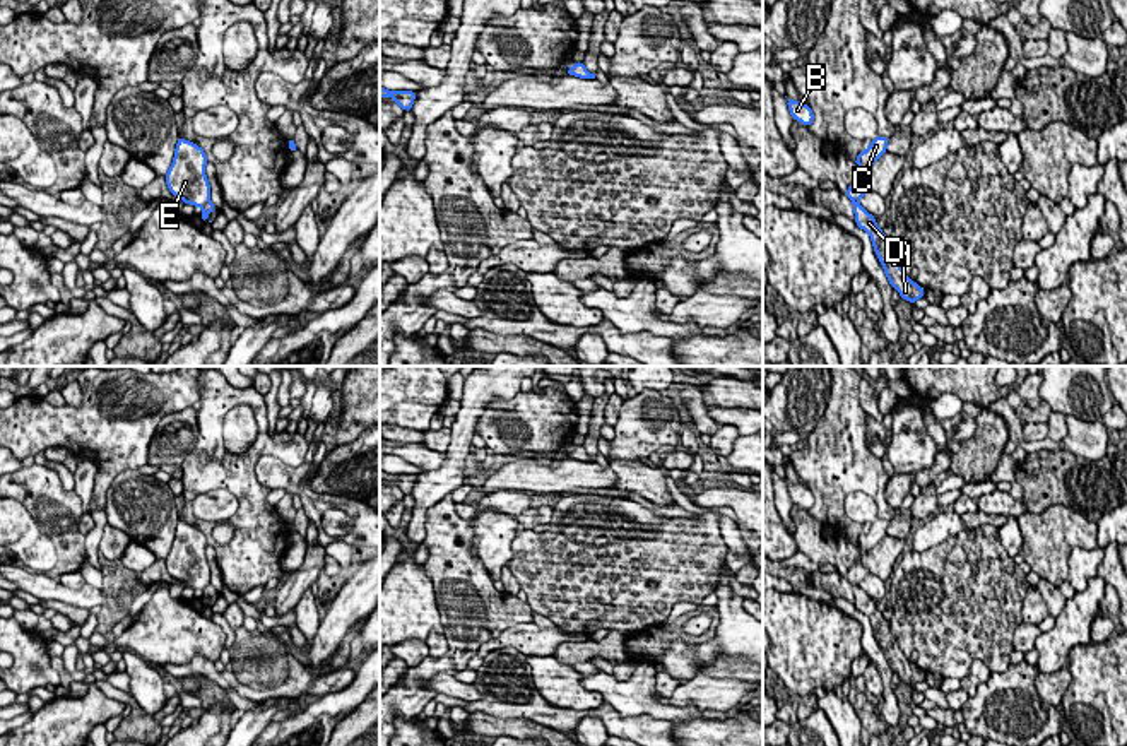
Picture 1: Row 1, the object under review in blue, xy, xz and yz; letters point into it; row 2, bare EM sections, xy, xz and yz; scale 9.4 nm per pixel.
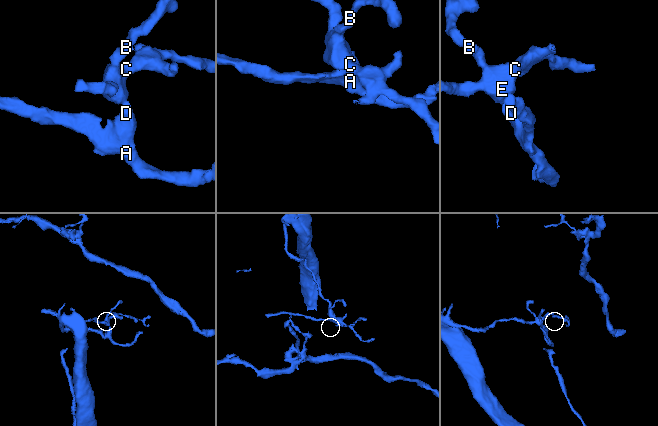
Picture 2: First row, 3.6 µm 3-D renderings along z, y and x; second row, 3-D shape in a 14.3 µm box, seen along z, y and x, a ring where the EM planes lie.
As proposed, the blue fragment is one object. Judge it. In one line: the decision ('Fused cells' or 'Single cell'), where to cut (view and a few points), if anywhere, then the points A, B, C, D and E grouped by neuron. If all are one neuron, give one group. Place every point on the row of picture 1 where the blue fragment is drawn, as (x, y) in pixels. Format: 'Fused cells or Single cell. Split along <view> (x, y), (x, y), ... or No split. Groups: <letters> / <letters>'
Fused cells. Split along xy (209, 201), (202, 207). Groups: A D / B C E

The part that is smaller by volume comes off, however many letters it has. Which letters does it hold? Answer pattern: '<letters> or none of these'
A, D

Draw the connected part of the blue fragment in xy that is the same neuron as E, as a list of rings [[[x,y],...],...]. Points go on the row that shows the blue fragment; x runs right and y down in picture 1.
[[[180,137],[173,163],[164,175],[168,190],[185,204],[204,207],[210,202],[207,163],[207,154],[200,145]]]

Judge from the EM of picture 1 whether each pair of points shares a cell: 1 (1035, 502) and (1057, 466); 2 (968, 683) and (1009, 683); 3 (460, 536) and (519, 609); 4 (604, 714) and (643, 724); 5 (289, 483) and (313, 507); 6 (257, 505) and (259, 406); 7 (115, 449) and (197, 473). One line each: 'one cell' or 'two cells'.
1: one cell
2: two cells
3: one cell
4: one cell
5: one cell
6: one cell
7: two cells

